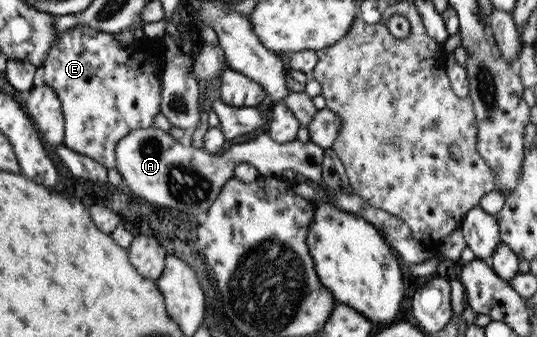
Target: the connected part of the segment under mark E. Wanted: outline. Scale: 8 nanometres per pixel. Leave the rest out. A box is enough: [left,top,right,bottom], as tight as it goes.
[38,25,164,169]

